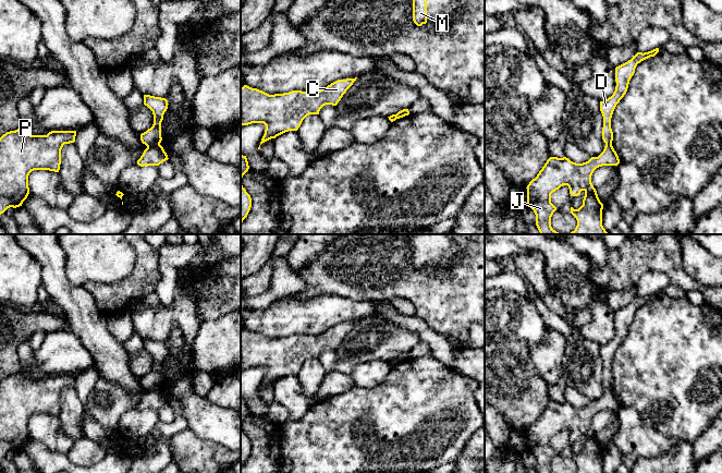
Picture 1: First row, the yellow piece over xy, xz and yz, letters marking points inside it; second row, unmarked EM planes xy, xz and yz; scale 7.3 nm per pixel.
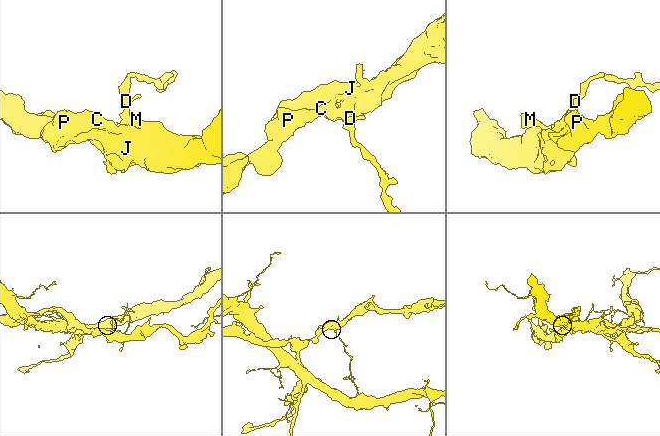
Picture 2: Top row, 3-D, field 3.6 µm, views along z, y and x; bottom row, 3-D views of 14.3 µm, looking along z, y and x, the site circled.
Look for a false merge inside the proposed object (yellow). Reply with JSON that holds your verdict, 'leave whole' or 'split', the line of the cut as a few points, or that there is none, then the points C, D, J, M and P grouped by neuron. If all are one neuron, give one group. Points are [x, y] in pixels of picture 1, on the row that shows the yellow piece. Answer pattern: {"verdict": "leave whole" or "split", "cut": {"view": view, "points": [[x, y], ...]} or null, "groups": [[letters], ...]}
{"verdict": "split", "cut": {"view": "xy", "points": [[159, 143], [147, 147]]}, "groups": [["C", "J", "M", "P"], ["D"]]}

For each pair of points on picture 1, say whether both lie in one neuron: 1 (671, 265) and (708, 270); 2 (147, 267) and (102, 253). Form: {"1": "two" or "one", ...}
{"1": "two", "2": "two"}

